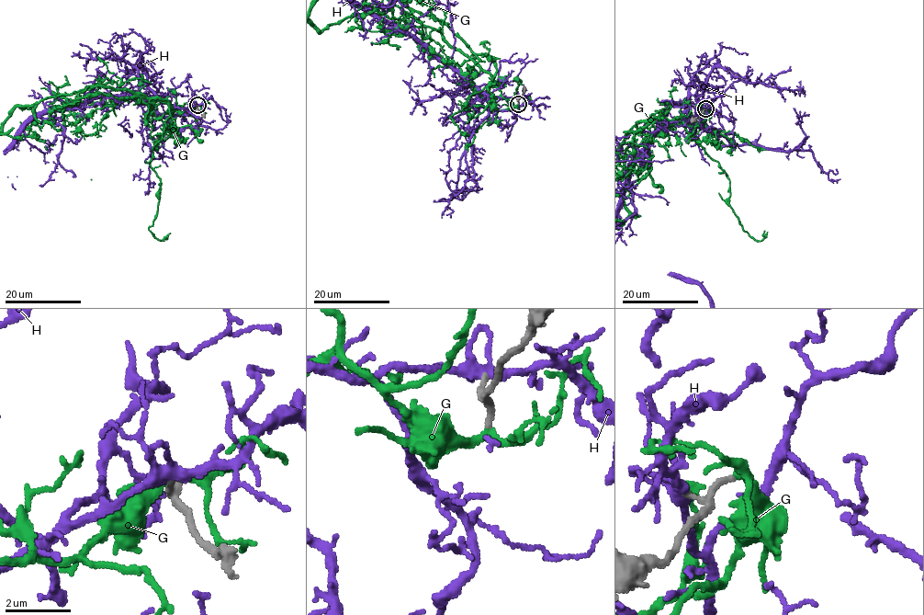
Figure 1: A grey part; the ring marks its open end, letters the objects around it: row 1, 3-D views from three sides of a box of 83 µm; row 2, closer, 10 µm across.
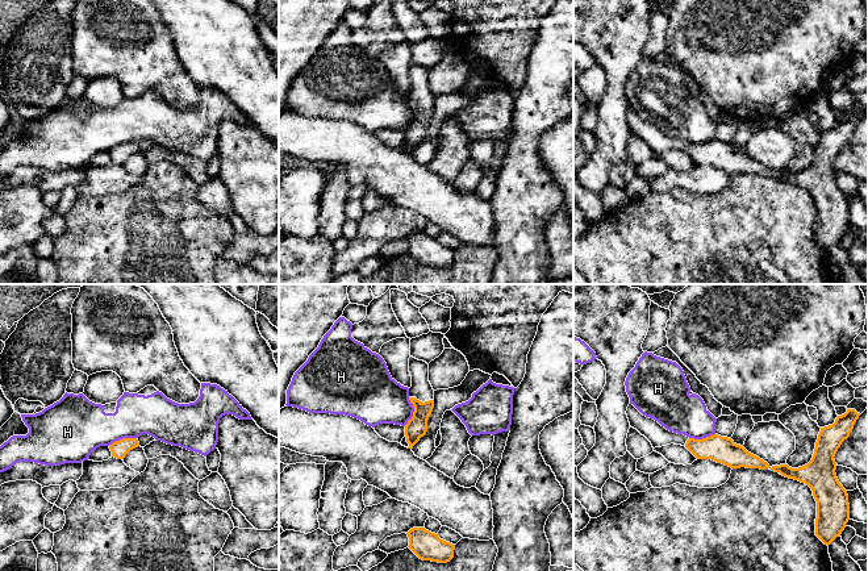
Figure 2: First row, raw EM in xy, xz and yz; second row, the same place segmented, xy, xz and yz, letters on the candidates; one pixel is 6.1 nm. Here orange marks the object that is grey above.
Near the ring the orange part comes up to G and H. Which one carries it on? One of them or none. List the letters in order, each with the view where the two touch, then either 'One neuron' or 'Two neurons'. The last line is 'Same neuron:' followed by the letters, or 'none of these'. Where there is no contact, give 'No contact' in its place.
G: No contact. One neuron
H: Touches orange in xz. Two neurons
Same neuron: G

